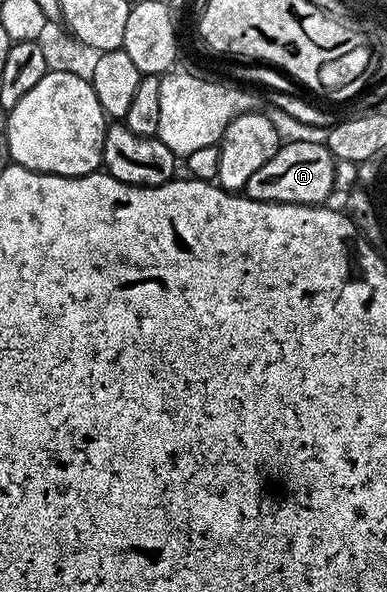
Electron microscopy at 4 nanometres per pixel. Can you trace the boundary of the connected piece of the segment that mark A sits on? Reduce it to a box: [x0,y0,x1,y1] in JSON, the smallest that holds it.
[243,141,335,206]

